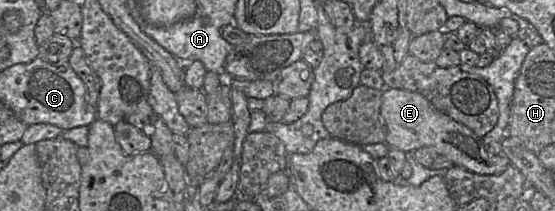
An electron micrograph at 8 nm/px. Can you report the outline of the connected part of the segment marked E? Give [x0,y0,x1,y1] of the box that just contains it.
[380,88,510,175]

